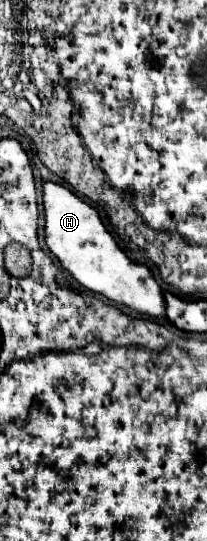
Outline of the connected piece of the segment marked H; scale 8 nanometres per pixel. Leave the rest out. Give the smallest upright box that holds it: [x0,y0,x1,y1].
[42,181,164,317]

